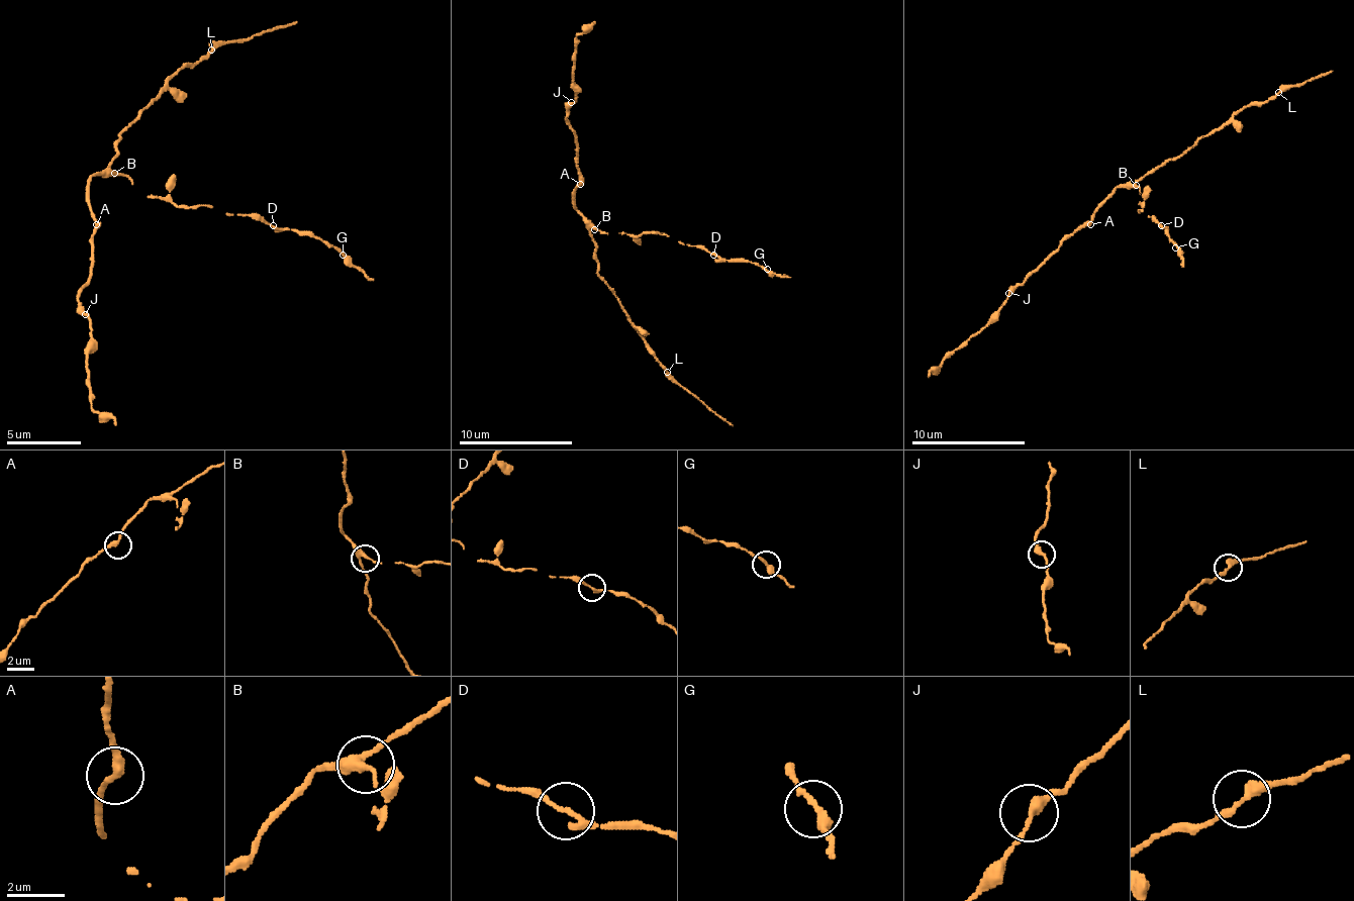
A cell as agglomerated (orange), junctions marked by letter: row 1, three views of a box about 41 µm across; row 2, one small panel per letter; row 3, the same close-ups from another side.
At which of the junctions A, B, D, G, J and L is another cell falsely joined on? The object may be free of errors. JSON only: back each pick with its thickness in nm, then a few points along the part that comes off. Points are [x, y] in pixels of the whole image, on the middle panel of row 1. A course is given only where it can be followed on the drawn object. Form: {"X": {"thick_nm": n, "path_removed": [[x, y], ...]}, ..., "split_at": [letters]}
{"L": {"thick_nm": 280, "path_removed": [[668, 371], [733, 425]]}, "split_at": ["L"]}

